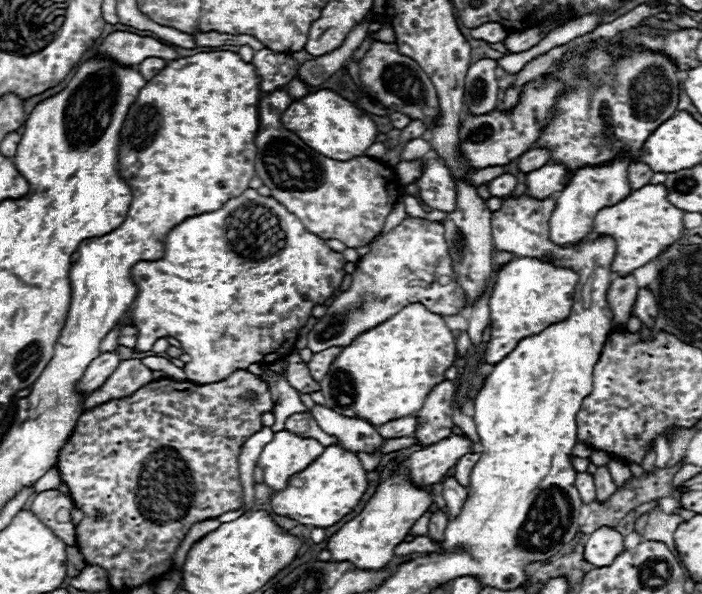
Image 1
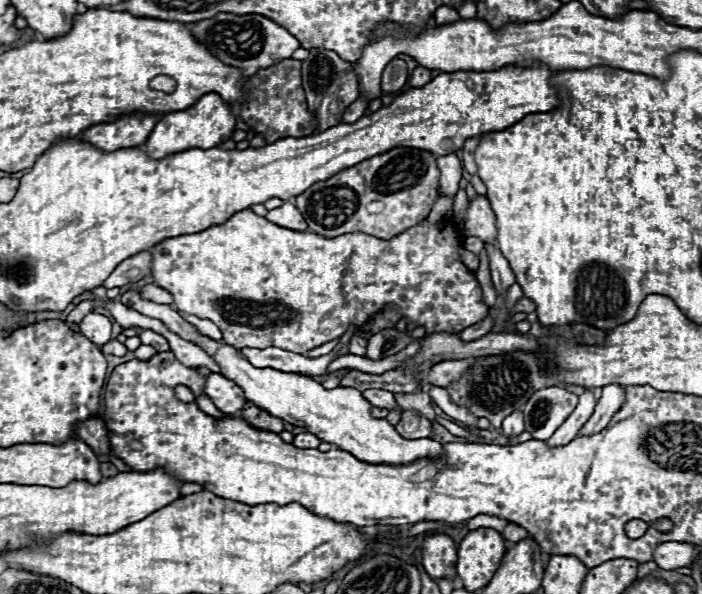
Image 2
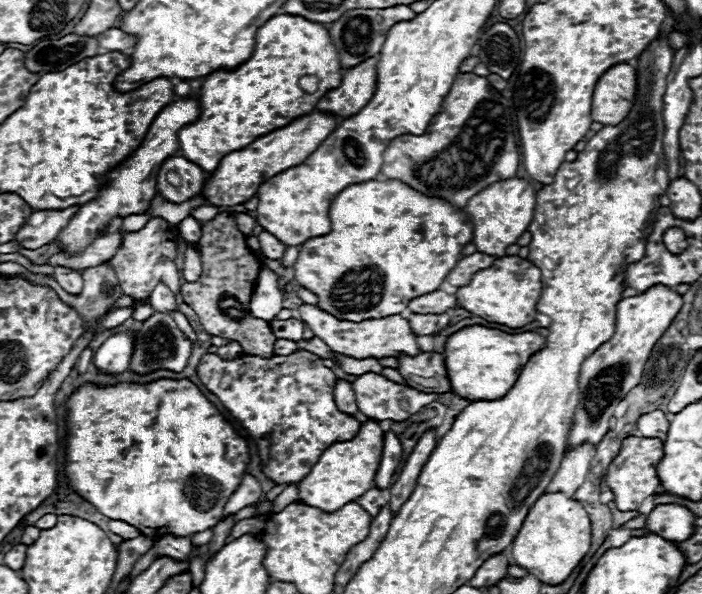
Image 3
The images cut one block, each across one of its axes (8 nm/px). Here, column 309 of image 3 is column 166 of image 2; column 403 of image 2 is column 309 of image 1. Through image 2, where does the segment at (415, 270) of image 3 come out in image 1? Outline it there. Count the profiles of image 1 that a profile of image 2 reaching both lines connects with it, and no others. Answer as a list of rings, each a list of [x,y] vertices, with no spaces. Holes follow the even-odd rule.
[[[248,188],[222,208],[190,216],[174,226],[164,242],[164,258],[138,262],[132,268],[138,296],[126,316],[132,316],[138,328],[136,350],[146,352],[158,338],[174,336],[192,358],[184,372],[196,384],[220,382],[256,362],[272,364],[282,360],[294,350],[298,332],[308,322],[312,306],[326,302],[340,286],[346,274],[344,266],[344,256],[330,250],[322,238],[304,230],[294,214],[284,210],[274,198],[260,196]]]

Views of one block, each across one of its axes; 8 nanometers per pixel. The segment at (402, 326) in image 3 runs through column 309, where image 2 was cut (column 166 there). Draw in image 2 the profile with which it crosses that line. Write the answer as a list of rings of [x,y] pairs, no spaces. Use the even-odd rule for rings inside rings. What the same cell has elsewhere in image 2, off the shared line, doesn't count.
[[[136,290],[124,292],[120,296],[120,302],[134,308],[136,312],[140,312],[144,316],[162,320],[168,326],[168,330],[172,330],[180,338],[184,338],[188,342],[194,342],[200,348],[204,348],[220,364],[222,374],[226,378],[232,378],[244,390],[246,398],[250,402],[254,402],[258,408],[266,410],[270,416],[282,418],[284,422],[290,422],[294,426],[302,426],[306,432],[316,434],[322,442],[336,444],[340,450],[350,452],[352,456],[356,456],[362,462],[404,466],[404,464],[412,464],[412,462],[422,460],[422,458],[442,458],[444,456],[444,450],[442,450],[440,442],[430,440],[430,438],[406,440],[394,430],[394,426],[386,418],[374,418],[372,416],[372,404],[368,400],[364,400],[364,396],[354,388],[338,386],[338,388],[326,390],[326,388],[322,388],[320,382],[316,382],[308,376],[302,376],[302,374],[278,372],[278,370],[272,370],[272,368],[256,368],[246,358],[242,358],[232,346],[210,340],[210,338],[198,334],[168,304],[156,304],[152,300],[146,300]]]

